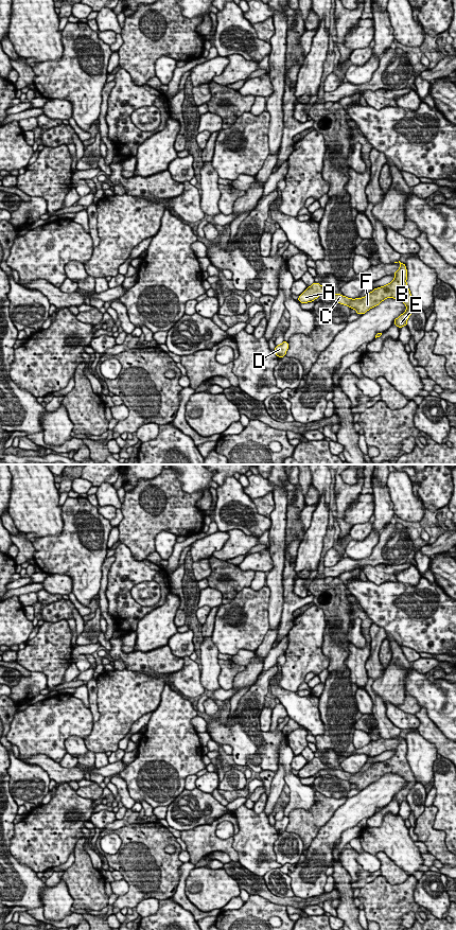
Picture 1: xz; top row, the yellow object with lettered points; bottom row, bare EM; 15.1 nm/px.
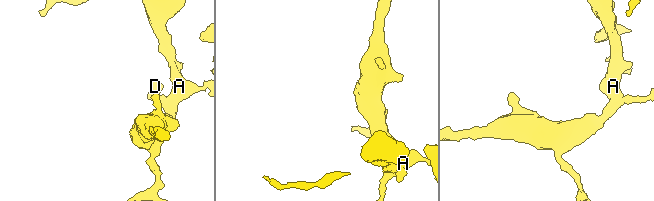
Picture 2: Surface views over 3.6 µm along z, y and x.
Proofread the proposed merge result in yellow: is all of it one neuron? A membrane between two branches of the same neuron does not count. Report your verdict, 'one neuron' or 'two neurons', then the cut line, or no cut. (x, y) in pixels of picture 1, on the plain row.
two neurons; cut xz (334, 769), (331, 771)

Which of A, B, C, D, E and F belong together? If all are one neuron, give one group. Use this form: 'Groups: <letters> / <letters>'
Groups: A D / B C E F

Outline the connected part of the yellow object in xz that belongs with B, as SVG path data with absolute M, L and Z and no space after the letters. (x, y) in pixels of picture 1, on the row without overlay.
M400 738L400 743L393 749L394 755L385 761L374 764L363 773L351 774L336 769L331 771L336 777L354 784L356 789L365 789L371 783L379 780L386 773L399 774L406 780L406 786L394 794L392 800L397 800L399 804L407 801L407 794L416 785L414 774L407 761L407 744L404 738Z

